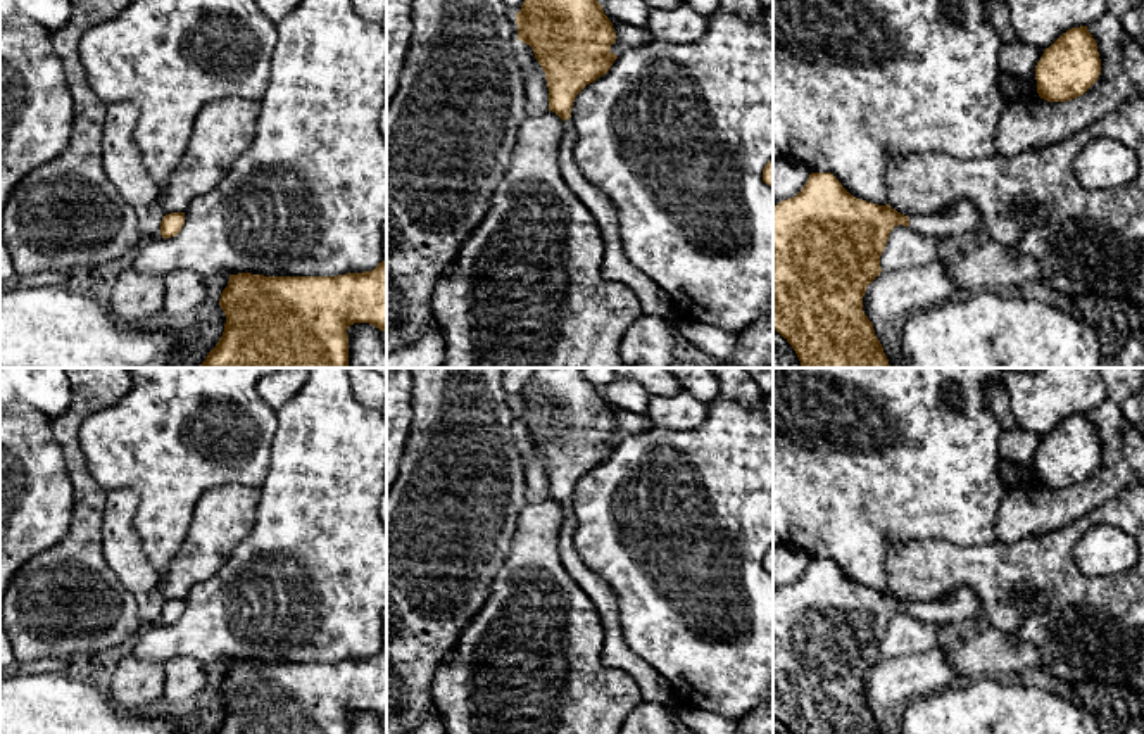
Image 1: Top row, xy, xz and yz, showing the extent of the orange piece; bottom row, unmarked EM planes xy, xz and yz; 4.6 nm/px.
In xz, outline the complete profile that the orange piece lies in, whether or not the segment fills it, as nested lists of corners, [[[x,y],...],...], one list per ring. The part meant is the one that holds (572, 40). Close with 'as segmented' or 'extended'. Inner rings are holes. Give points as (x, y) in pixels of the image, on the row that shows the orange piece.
[[[525,0],[516,14],[518,40],[533,48],[549,88],[549,111],[564,121],[557,154],[559,169],[571,192],[594,216],[604,244],[602,273],[625,283],[638,299],[645,314],[678,316],[673,301],[626,257],[618,214],[580,171],[575,161],[576,126],[571,107],[576,95],[604,76],[618,59],[611,52],[616,41],[613,22],[597,0]]]; extended

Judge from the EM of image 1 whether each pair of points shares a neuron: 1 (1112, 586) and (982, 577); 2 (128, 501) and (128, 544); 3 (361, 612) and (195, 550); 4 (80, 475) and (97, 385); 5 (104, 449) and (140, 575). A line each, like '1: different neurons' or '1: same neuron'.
1: same neuron
2: same neuron
3: different neurons
4: same neuron
5: different neurons

